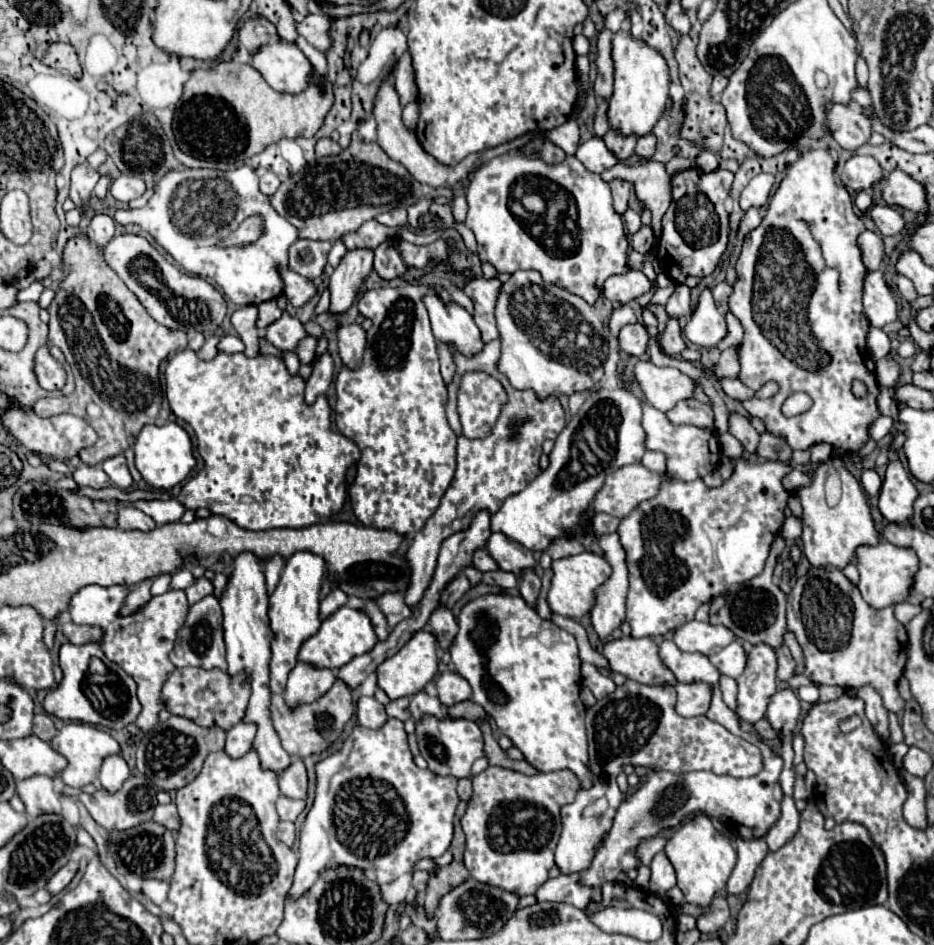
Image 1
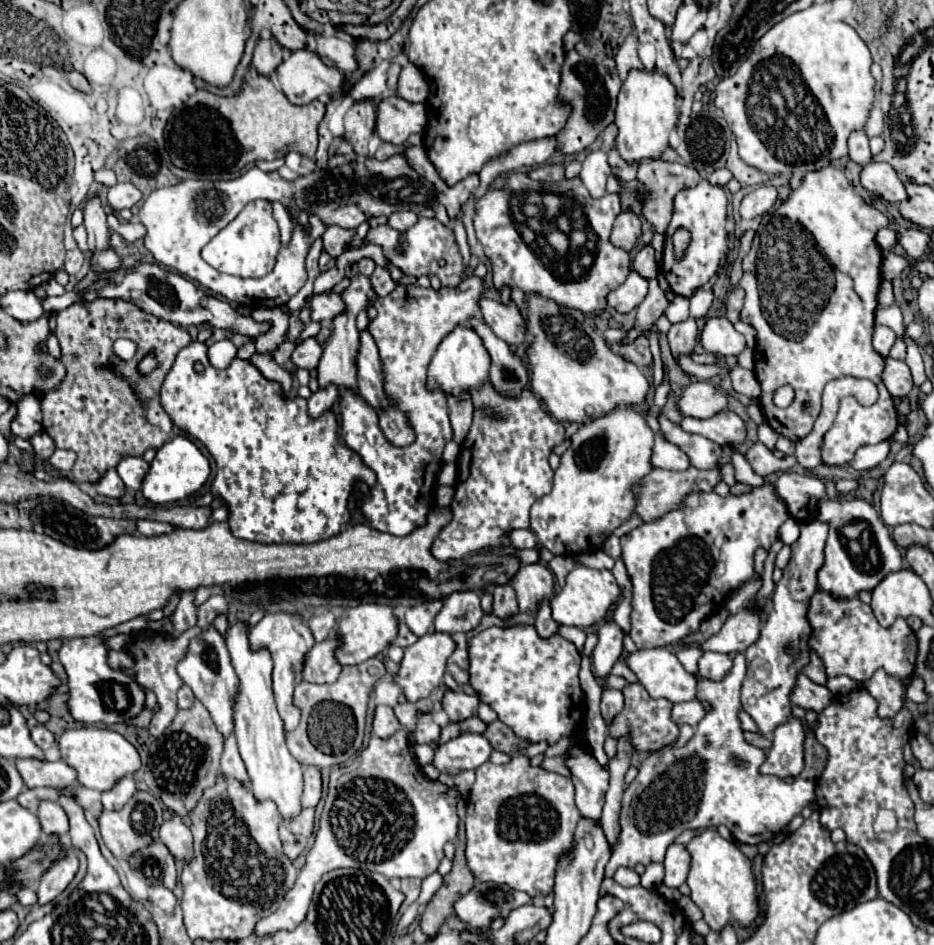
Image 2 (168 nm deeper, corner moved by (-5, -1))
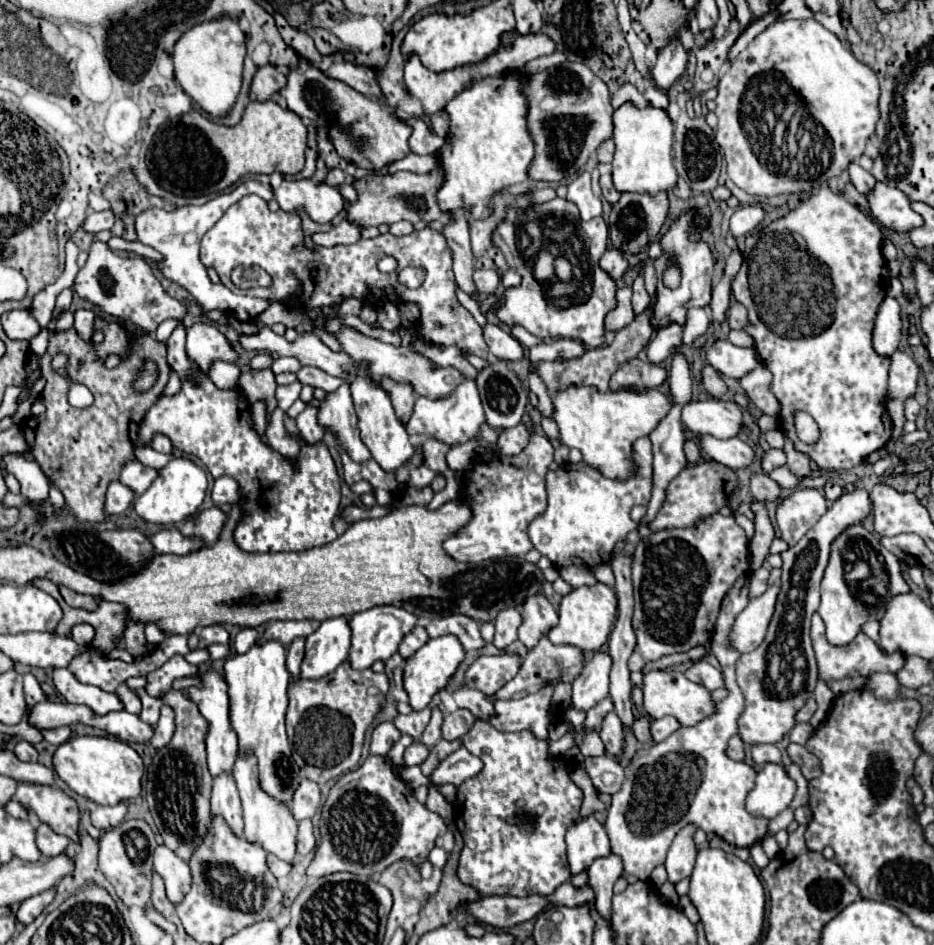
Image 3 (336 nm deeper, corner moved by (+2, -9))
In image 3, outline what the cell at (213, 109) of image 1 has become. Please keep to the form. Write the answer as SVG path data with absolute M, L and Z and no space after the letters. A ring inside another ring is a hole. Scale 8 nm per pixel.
M252 100L244 114L242 120L236 126L224 126L218 122L208 120L202 116L198 110L190 110L178 118L172 120L172 124L162 124L154 136L152 150L150 150L150 164L152 164L152 176L154 180L170 190L172 194L180 196L204 196L204 194L218 194L232 186L236 180L240 180L246 174L272 174L272 172L282 172L282 174L298 174L304 168L304 152L306 152L306 140L308 140L308 130L300 116L294 112L278 106L272 100L260 102Z

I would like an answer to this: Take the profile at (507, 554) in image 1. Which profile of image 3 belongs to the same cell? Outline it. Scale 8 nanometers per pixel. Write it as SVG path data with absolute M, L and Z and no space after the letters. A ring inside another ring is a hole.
M542 592L526 596L524 602L520 604L520 612L522 612L522 624L518 628L518 638L526 644L526 648L536 646L540 634L546 634L556 624L558 618L554 606Z

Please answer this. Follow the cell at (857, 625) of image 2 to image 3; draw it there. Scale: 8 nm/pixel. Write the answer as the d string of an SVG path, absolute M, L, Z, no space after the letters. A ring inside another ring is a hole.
M818 614L812 616L812 646L816 652L816 662L818 662L818 672L824 682L834 682L842 678L852 678L852 676L864 676L868 678L874 672L892 672L896 674L904 666L904 654L900 650L896 652L884 652L874 640L860 632L848 646L834 646L826 640L824 636L824 622Z

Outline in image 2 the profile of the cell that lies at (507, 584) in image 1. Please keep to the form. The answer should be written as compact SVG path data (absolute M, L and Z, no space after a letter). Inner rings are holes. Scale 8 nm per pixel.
M509 584L493 588L493 612L501 620L507 620L519 612L515 590Z

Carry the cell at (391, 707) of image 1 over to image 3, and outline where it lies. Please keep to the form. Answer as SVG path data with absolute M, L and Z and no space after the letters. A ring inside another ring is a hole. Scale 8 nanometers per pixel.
M424 708L420 712L410 712L410 714L398 714L396 720L394 720L394 726L402 732L402 734L408 734L412 738L420 738L426 724L430 720L430 708Z

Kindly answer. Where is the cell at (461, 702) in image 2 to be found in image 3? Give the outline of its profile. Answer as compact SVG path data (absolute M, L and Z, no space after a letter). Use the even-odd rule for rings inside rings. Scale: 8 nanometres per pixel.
M458 708L456 712L444 716L444 724L442 724L442 736L446 740L456 740L456 738L462 738L470 726L474 722L474 716L470 710L464 710L464 708Z

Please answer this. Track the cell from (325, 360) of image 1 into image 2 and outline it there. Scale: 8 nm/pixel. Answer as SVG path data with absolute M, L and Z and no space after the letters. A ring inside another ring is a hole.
M329 386L325 390L315 392L309 398L309 416L319 418L325 410L331 410L331 406L337 402L337 398L339 398L339 390L335 386Z

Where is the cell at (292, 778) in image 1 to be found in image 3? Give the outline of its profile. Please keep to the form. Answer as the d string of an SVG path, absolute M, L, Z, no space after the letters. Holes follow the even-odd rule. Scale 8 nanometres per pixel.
M302 780L300 786L296 788L292 800L290 800L290 808L296 820L304 820L304 818L312 818L316 808L320 804L320 788L316 782L312 780Z

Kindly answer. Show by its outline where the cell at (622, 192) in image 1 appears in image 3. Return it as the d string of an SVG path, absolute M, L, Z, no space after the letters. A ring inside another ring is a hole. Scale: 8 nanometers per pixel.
M610 248L604 252L604 256L600 258L600 266L612 274L612 278L620 278L624 274L624 270L628 268L628 260L626 256L622 254L622 250L616 250L616 248Z

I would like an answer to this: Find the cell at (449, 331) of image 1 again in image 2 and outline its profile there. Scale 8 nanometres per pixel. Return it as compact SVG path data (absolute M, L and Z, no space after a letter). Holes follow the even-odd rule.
M457 326L447 338L443 338L433 360L429 362L427 388L441 390L445 396L449 396L449 394L461 396L465 392L479 390L489 380L489 364L491 364L491 358L485 350L481 338L477 336L477 332L467 326Z

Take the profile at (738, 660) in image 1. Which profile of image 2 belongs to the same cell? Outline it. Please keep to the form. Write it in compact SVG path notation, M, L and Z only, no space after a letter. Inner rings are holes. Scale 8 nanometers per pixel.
M703 652L699 658L699 674L707 680L723 680L723 676L731 670L733 660L729 654L719 654L719 652Z

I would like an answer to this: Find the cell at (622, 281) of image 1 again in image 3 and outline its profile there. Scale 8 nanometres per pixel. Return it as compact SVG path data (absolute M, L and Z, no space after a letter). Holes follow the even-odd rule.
M620 288L616 292L616 308L610 310L606 314L606 330L620 330L624 328L628 322L632 322L634 318L634 310L632 310L632 304L630 304L630 298L632 298L632 290L630 288Z

